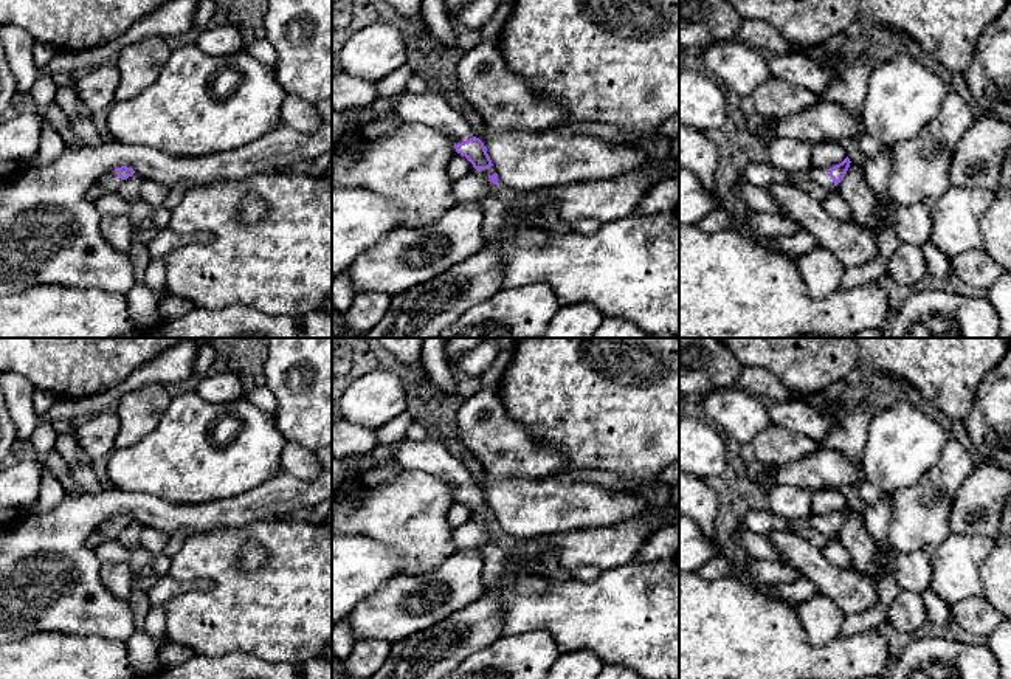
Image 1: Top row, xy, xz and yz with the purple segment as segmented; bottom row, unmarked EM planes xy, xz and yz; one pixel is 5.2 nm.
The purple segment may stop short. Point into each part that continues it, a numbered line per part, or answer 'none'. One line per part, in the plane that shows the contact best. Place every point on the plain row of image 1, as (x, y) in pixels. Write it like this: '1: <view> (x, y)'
1: xz (431, 456)

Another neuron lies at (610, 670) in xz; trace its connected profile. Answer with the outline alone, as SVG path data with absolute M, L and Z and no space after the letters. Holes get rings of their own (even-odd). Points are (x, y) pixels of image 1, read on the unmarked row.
M605 663L595 679L644 679L625 665Z

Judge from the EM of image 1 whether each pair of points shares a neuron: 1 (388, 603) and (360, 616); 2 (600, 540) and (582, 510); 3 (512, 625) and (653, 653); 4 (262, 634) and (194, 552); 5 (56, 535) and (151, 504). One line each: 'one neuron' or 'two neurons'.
1: one neuron
2: two neurons
3: one neuron
4: one neuron
5: one neuron

